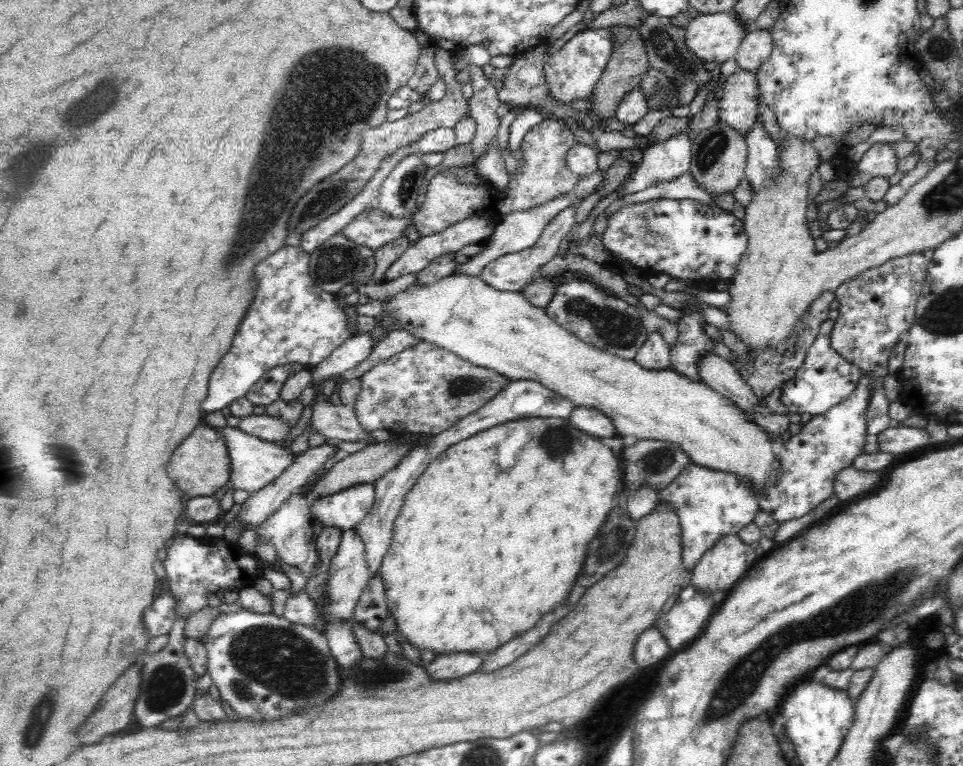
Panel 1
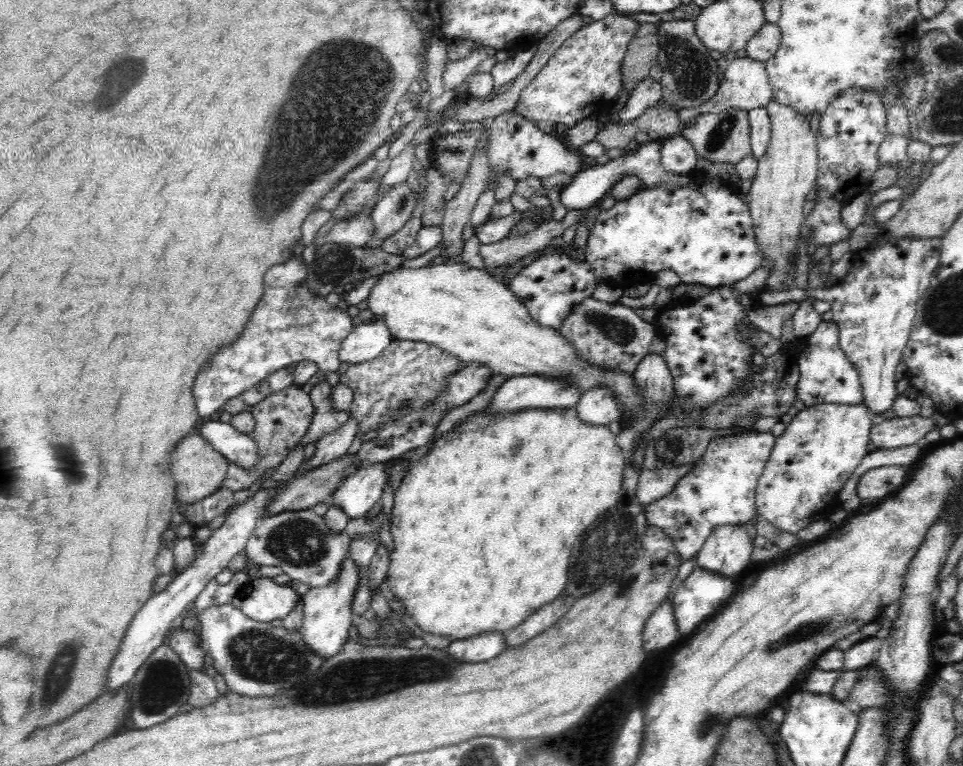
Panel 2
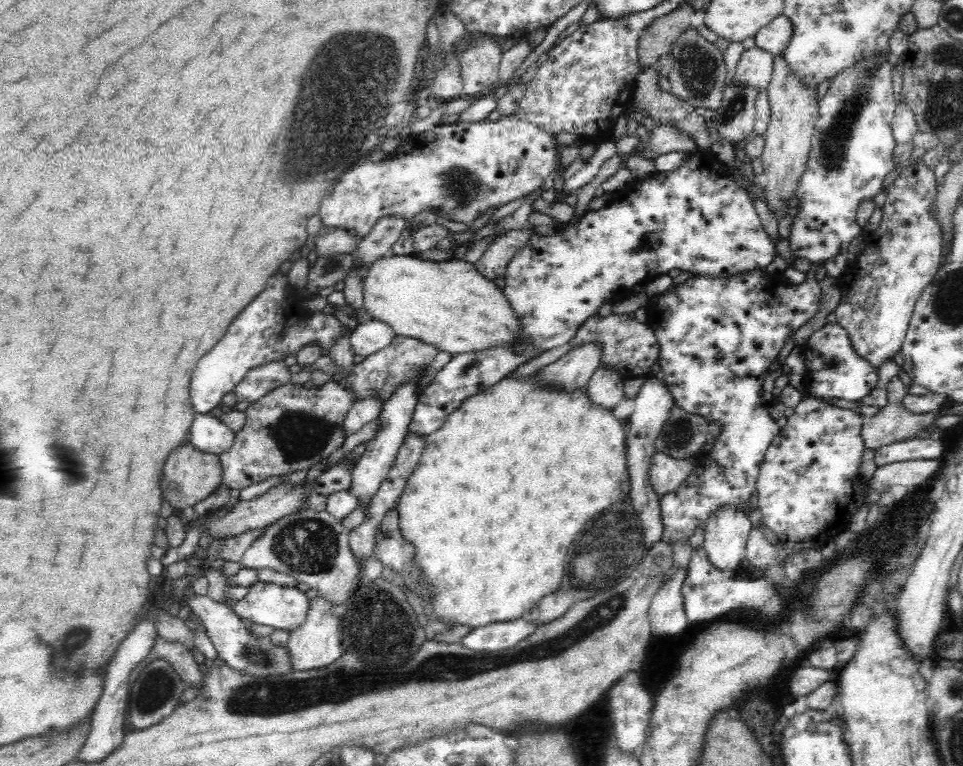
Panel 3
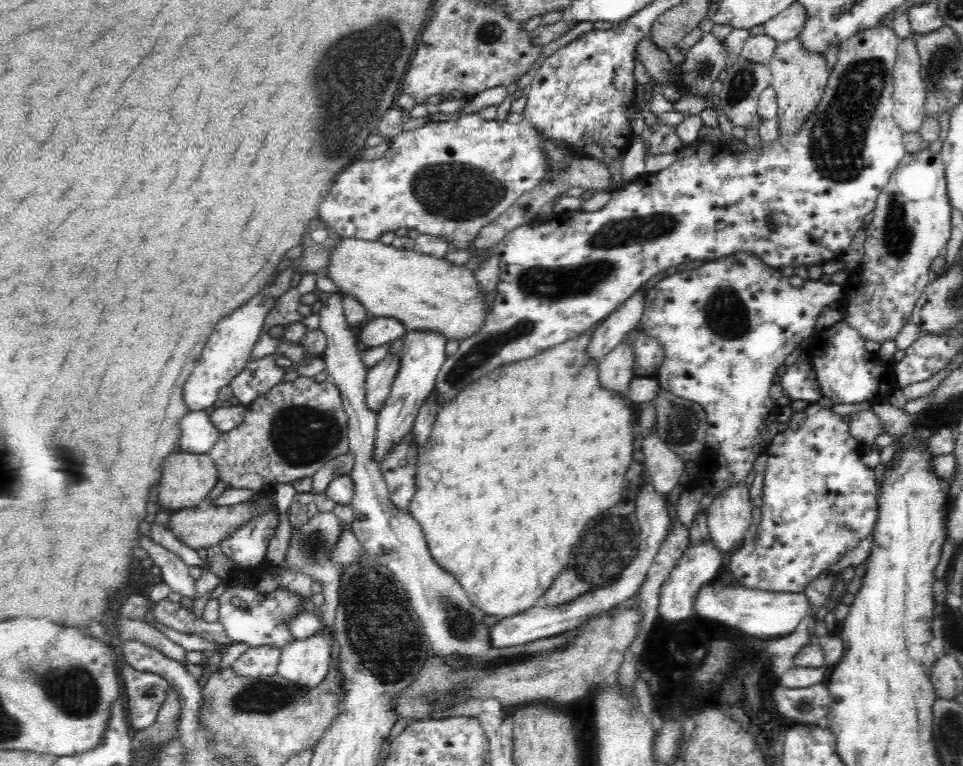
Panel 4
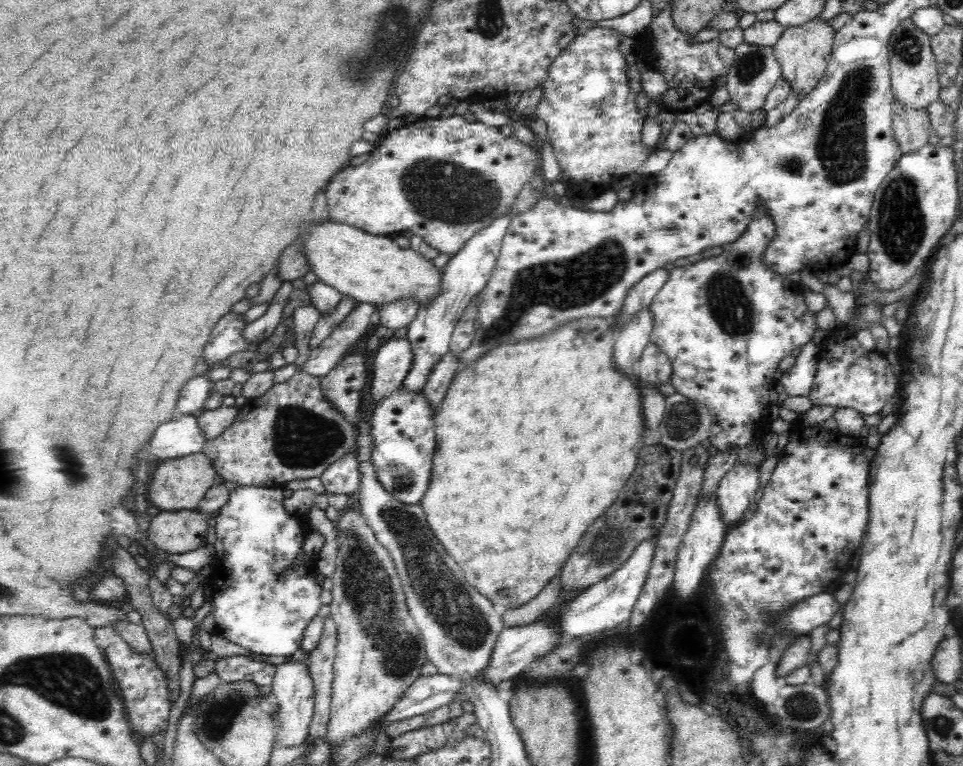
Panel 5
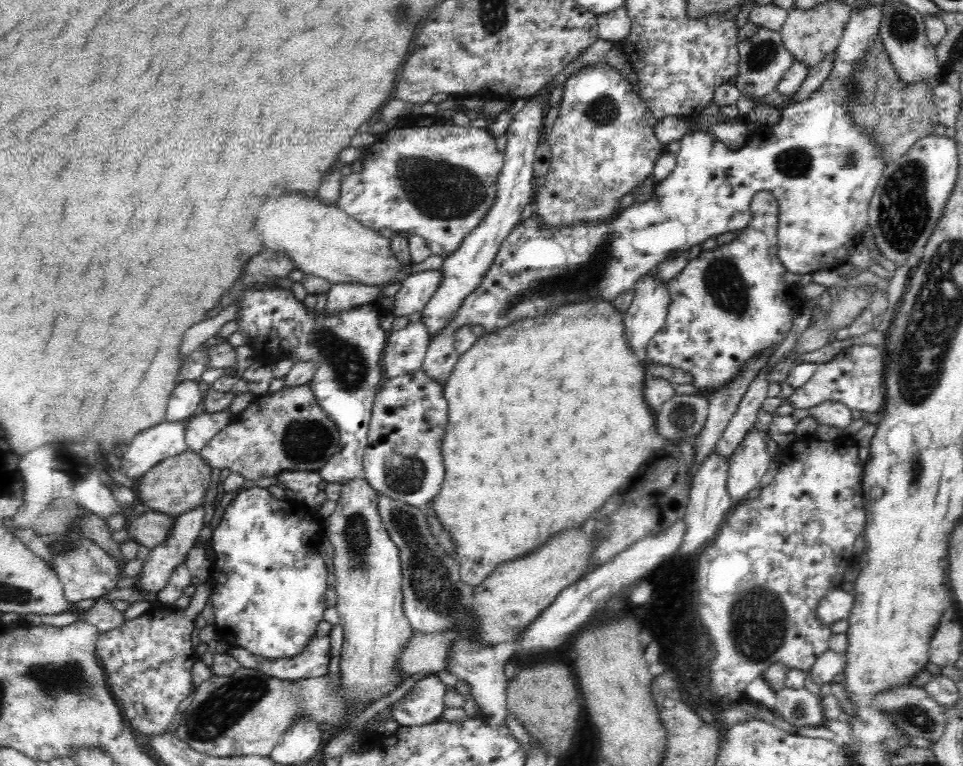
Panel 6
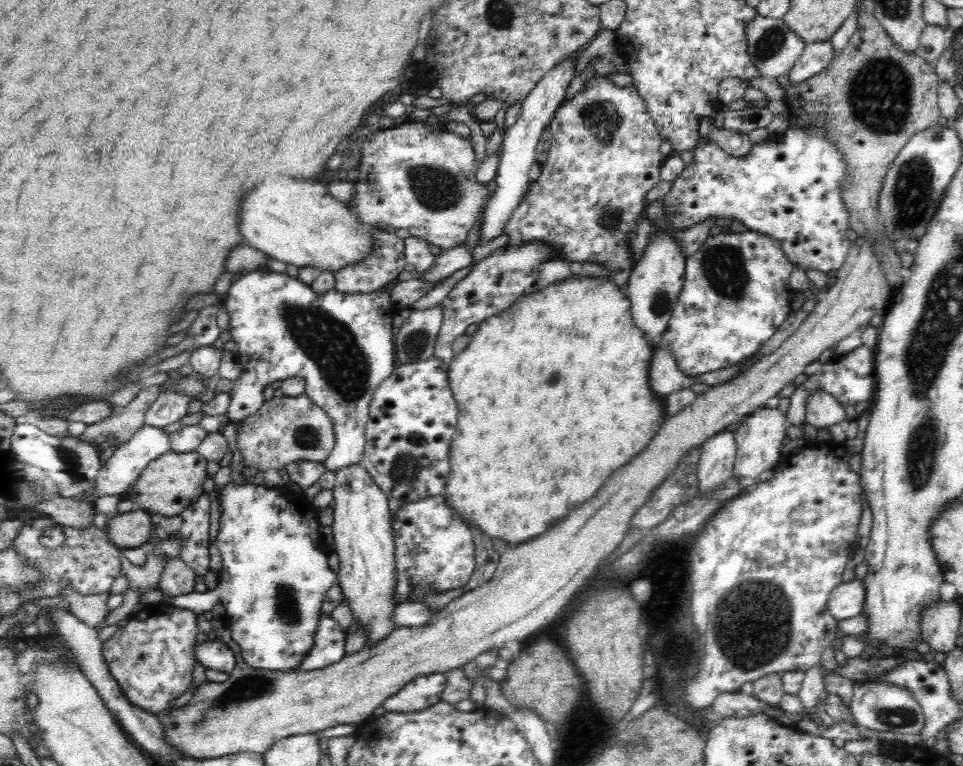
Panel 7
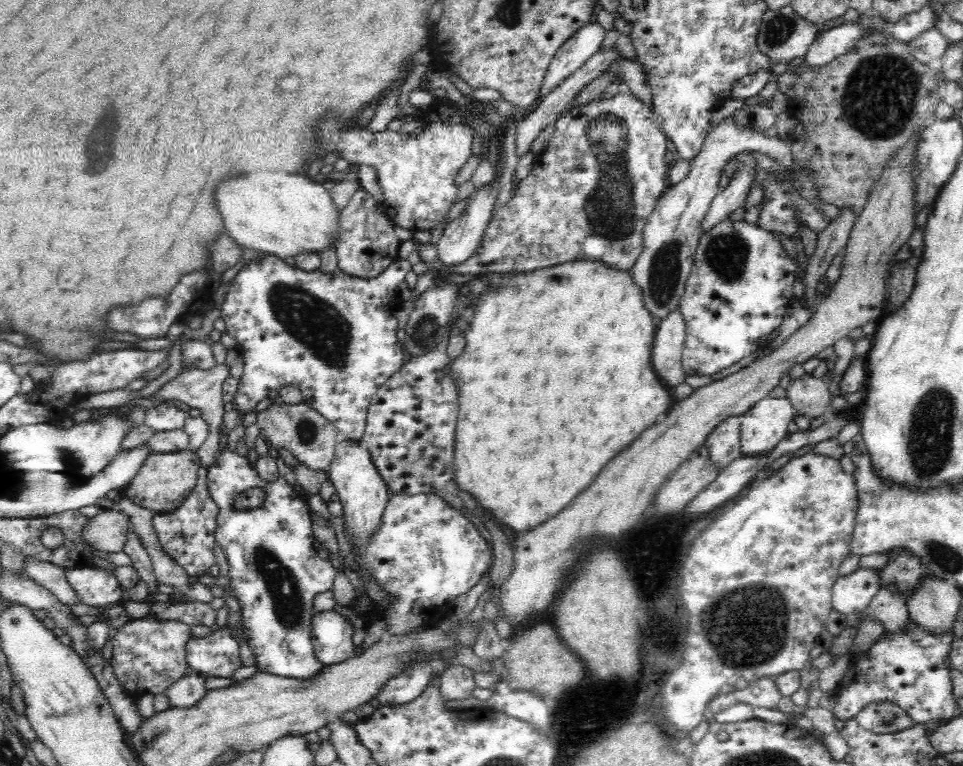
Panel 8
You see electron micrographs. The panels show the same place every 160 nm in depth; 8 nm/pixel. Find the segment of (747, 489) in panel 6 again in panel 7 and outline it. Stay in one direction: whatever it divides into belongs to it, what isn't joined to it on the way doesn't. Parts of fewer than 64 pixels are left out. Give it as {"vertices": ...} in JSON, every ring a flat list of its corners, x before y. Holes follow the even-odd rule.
{"vertices":[[763,406,751,413,743,421,742,426,734,433,736,441,736,458,733,464,733,478,740,481,743,478,758,480,765,470,772,470,777,465,781,452,782,440,786,436,787,417,778,409,770,409]]}

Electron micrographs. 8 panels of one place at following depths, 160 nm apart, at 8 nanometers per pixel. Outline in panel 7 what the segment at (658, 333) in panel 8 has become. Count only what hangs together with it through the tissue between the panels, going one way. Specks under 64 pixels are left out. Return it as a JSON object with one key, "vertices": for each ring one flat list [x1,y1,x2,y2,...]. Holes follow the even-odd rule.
{"vertices":[[658,349,653,353,650,363,650,390,654,396,664,399,673,392,688,388,687,375,676,367,676,359,668,349,660,351]]}

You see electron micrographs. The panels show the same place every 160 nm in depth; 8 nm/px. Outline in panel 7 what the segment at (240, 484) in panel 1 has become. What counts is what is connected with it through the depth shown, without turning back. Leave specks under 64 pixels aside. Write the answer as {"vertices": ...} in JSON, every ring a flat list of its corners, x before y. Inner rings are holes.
{"vertices":[[143,425,132,438,119,446,109,460,100,467,94,492,97,496,114,496,126,492,136,482,142,471,159,456,171,451,170,436,163,429]]}

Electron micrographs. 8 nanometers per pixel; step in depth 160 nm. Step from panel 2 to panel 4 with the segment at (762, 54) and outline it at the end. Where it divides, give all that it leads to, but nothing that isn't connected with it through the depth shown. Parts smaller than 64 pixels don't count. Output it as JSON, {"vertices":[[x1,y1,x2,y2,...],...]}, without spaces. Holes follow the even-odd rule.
{"vertices":[[794,1,786,10,780,11,763,24,763,33,774,39,776,44,785,43,800,34,804,20,806,9]]}

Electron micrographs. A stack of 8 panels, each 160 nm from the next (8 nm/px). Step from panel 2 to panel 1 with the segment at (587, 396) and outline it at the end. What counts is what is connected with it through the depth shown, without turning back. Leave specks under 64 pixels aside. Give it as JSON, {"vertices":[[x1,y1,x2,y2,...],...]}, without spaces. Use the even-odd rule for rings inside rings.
{"vertices":[[575,407,568,421,577,430,596,439,601,440,616,435,615,427,610,418,592,407]]}

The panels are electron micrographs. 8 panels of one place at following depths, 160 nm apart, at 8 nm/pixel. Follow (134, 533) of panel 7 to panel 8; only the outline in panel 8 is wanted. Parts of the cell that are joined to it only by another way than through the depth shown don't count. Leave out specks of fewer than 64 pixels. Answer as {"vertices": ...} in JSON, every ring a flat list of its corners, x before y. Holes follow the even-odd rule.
{"vertices":[[100,510,84,529,83,539,96,550,122,552,130,531,130,519,124,511]]}

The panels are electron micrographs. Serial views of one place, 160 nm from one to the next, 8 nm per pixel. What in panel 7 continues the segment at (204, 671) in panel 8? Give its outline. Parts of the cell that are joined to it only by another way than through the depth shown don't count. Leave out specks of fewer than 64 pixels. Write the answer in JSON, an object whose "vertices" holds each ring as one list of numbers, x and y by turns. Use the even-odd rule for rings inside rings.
{"vertices":[[218,639,215,642,198,643,195,648,196,661,205,669,216,670,228,675,234,670,236,666,234,652,223,641]]}

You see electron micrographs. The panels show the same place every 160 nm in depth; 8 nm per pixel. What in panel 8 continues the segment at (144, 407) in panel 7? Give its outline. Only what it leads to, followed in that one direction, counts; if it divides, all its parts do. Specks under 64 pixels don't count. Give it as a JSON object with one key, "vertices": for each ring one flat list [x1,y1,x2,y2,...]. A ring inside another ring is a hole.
{"vertices":[[216,365,214,368,208,370,200,370,196,368,186,367,182,369,181,374,175,378,164,383,152,395,154,400,176,400,184,402,191,406,191,408,199,408,202,411,202,418,208,424,210,433,208,434,205,442,197,449,199,459,201,460,201,467,206,469,213,463,213,458,217,454,218,440,220,440,219,428,222,426,222,414,224,414,224,401,222,400,222,382,228,378,228,366]]}

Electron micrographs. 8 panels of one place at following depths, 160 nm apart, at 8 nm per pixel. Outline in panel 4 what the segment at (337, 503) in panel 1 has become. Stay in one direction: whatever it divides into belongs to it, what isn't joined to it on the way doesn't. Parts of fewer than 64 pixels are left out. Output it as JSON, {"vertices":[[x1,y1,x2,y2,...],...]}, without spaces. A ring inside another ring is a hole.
{"vertices":[[412,331,405,333,402,356,399,358,399,368,394,376,390,394,384,406,376,416,376,438,374,438,374,461,381,467,381,462,388,453,397,447,406,435,411,434,411,429,420,407,432,395,435,380,442,363,447,359,444,348,446,338,440,333,432,331]]}

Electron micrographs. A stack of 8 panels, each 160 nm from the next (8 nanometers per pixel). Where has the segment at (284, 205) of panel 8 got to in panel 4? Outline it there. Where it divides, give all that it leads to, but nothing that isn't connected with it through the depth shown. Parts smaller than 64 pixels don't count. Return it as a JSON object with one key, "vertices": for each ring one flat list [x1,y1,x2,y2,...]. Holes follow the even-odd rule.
{"vertices":[[347,238,337,242,326,267,328,277,340,288,341,295,348,294,358,299,371,318,396,319,398,323,404,325,406,333,432,331,440,333,446,338,446,342,458,339,458,342,461,343,476,334,483,327,489,315,485,294,480,291,475,273,464,264,456,265,446,259,420,254,414,250,398,250,380,241]]}

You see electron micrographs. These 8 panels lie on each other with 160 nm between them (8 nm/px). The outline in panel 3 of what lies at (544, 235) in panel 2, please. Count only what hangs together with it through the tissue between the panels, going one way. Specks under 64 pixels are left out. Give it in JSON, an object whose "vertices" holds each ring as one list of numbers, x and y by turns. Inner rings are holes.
{"vertices":[[532,228,510,230,493,241,475,263,475,267,489,280,505,276,505,270,512,257,521,251,534,234]]}

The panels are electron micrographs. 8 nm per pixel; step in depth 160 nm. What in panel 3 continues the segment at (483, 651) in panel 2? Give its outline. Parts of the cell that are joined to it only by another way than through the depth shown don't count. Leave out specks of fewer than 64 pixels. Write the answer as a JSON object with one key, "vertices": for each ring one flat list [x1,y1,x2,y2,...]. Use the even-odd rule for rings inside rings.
{"vertices":[[530,612,515,621,495,622,472,629,460,644,471,652,496,652,513,648,520,640,530,637,537,630,538,627,530,623,528,618]]}

